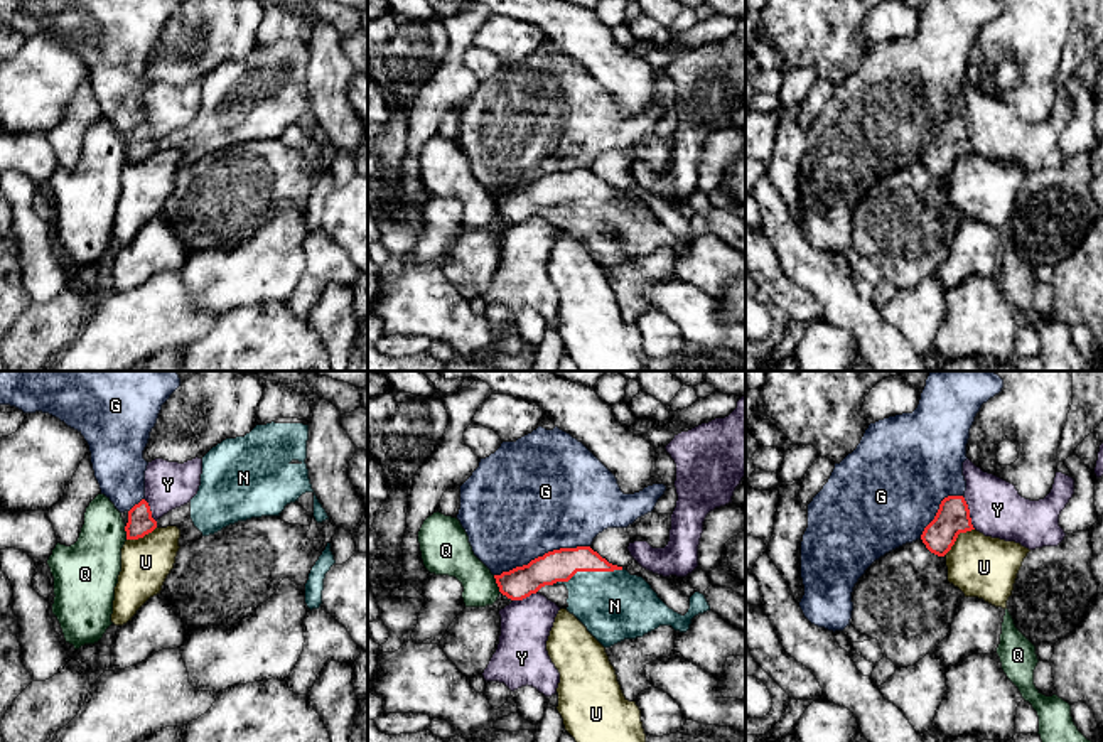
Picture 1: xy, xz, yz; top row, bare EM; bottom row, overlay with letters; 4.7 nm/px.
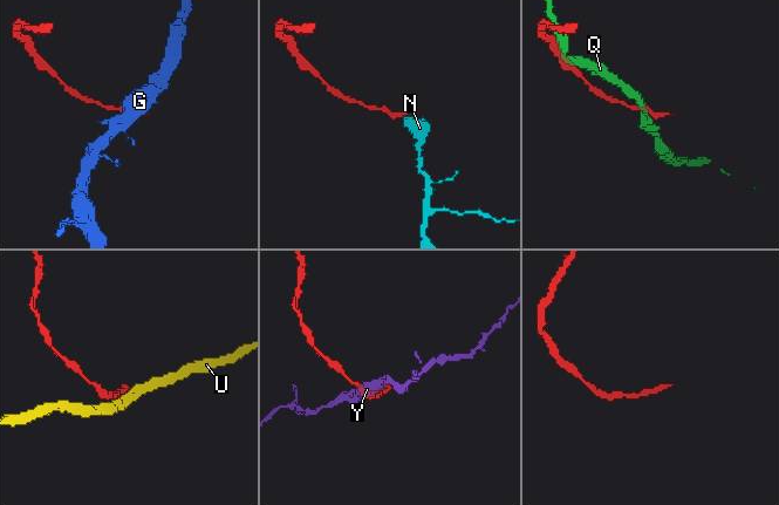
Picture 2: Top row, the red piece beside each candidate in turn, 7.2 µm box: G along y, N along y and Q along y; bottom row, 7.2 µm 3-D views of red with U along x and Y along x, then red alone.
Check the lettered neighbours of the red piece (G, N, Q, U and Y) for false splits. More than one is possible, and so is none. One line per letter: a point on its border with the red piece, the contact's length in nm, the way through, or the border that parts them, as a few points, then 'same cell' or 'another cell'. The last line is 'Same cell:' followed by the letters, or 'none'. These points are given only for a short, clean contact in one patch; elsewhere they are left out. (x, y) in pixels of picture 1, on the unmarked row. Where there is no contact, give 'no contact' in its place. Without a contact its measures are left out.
G: meets red in xz at (543, 177); contact 480 nm long; another cell
N: meets red in xz at (589, 193); contact 340 nm long; runs through xz (560, 188), (589, 193), (589, 201), (614, 228); same cell
Q: meets red in xz at (496, 204); contact 100 nm long; another cell
U: meets red in yz at (957, 159); contact 200 nm long; another cell
Y: meets red in yz at (968, 135); contact 170 nm long; another cell
Same cell: N

